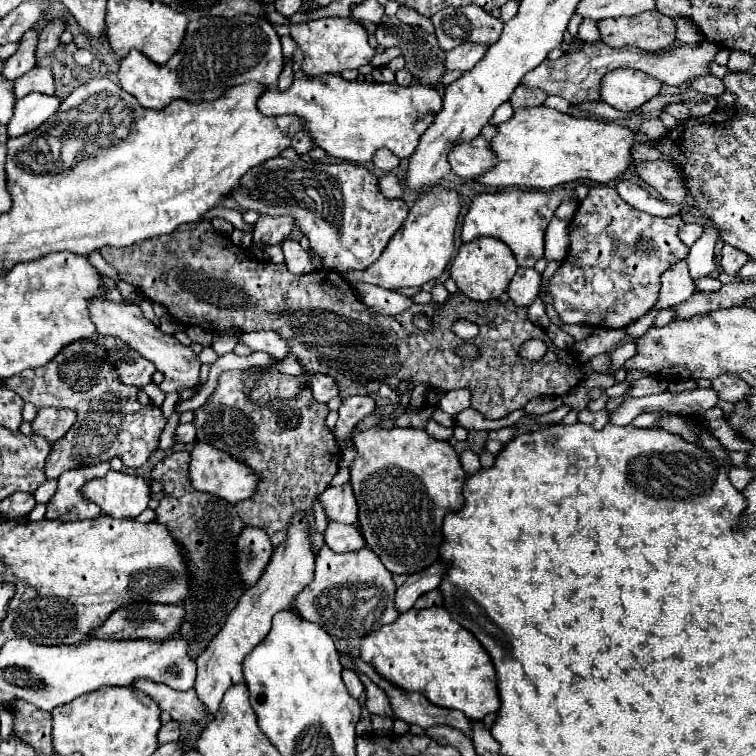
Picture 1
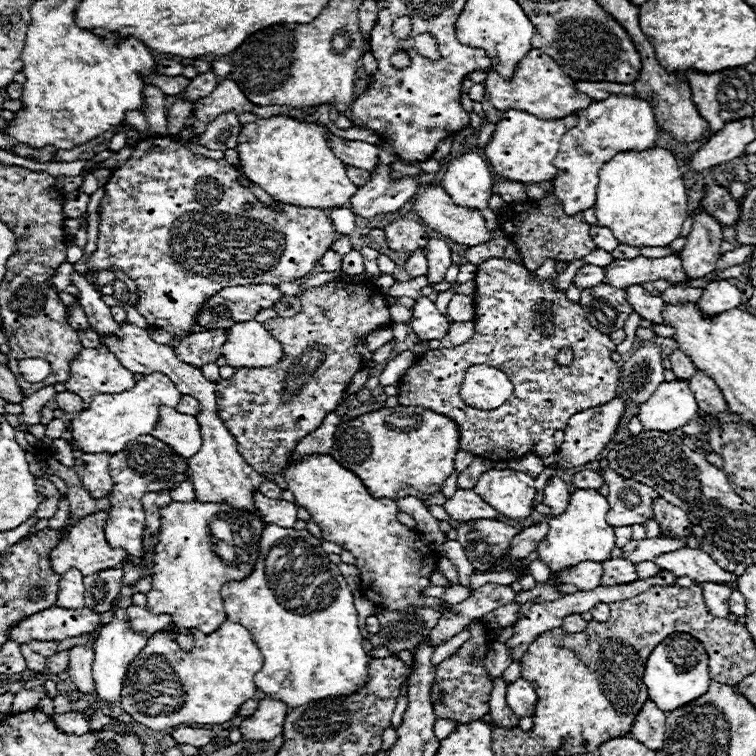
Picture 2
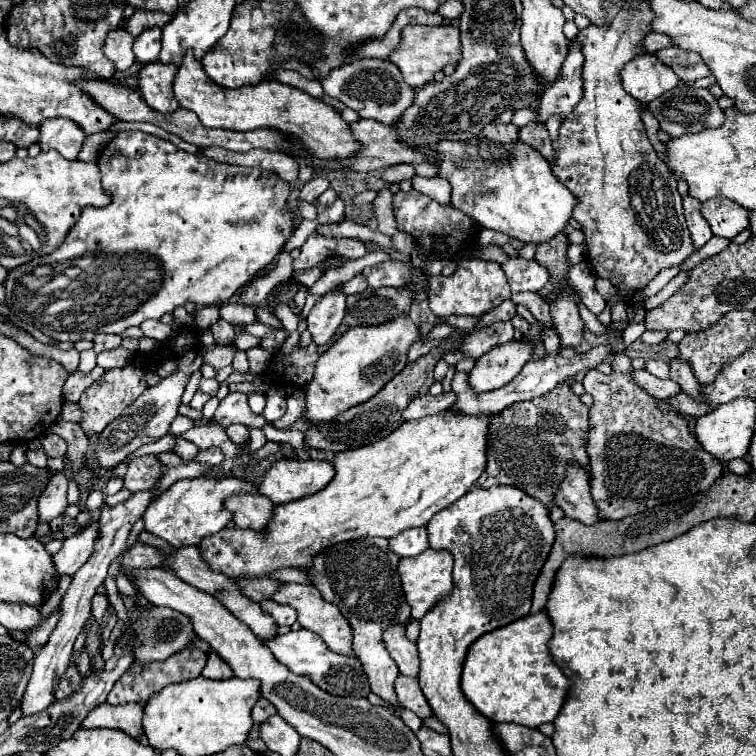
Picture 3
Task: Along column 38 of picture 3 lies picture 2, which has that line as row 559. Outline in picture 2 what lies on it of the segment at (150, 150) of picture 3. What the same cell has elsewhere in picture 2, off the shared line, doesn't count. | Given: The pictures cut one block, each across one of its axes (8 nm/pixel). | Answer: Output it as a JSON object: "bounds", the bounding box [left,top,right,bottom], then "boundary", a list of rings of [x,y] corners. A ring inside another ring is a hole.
{"bounds":[220,524,370,708],"boundary":[[[266,524],[260,540],[260,556],[252,574],[244,580],[228,582],[222,586],[220,594],[226,618],[246,626],[264,656],[264,666],[254,676],[254,682],[266,696],[286,702],[288,708],[296,708],[322,698],[350,694],[366,684],[370,658],[362,646],[354,596],[338,566],[330,560],[330,554],[322,550],[320,538],[316,538],[312,532]]]}

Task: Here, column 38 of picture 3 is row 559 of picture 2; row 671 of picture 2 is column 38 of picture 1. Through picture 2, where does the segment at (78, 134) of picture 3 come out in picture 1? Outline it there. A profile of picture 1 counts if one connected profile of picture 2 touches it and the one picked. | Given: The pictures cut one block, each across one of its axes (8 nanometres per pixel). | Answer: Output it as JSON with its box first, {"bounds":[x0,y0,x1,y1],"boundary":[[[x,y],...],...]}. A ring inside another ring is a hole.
{"bounds":[8,92,60,136],"boundary":[[[32,92],[22,100],[16,100],[14,116],[8,122],[8,136],[24,136],[44,124],[60,106],[56,96],[46,96],[40,92]]]}

